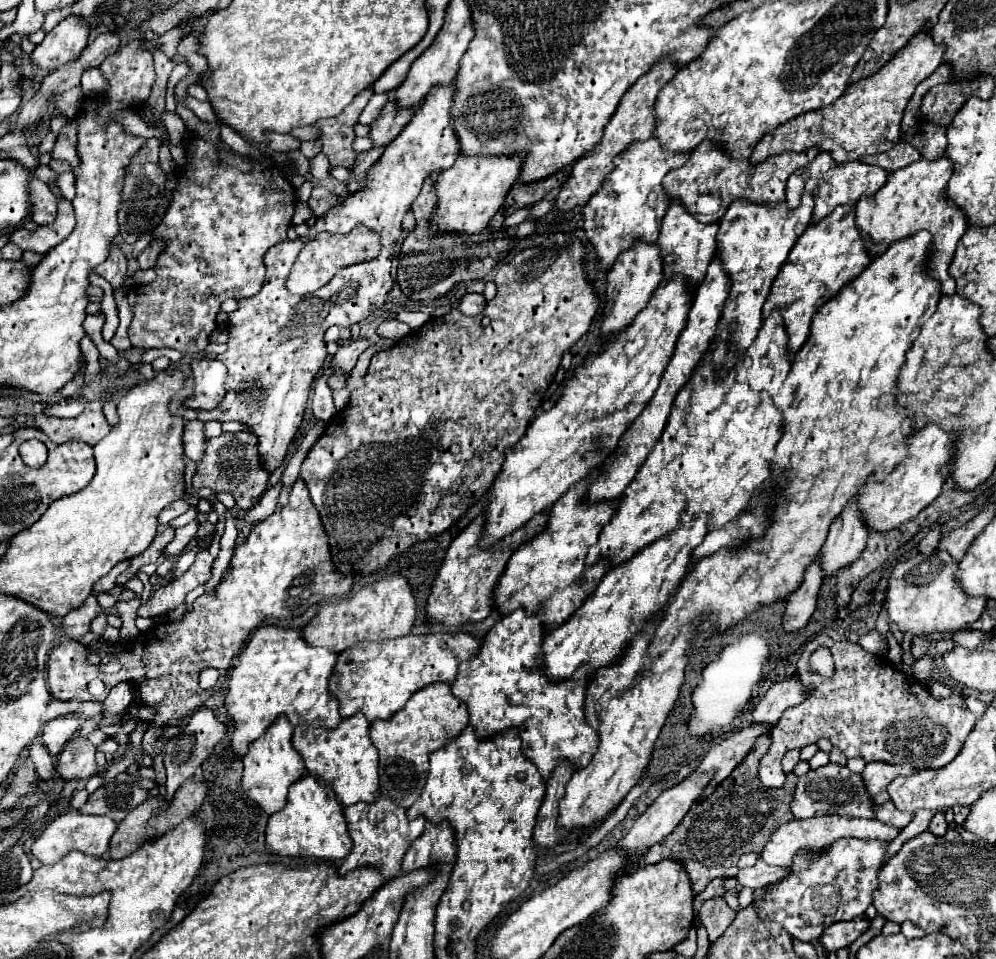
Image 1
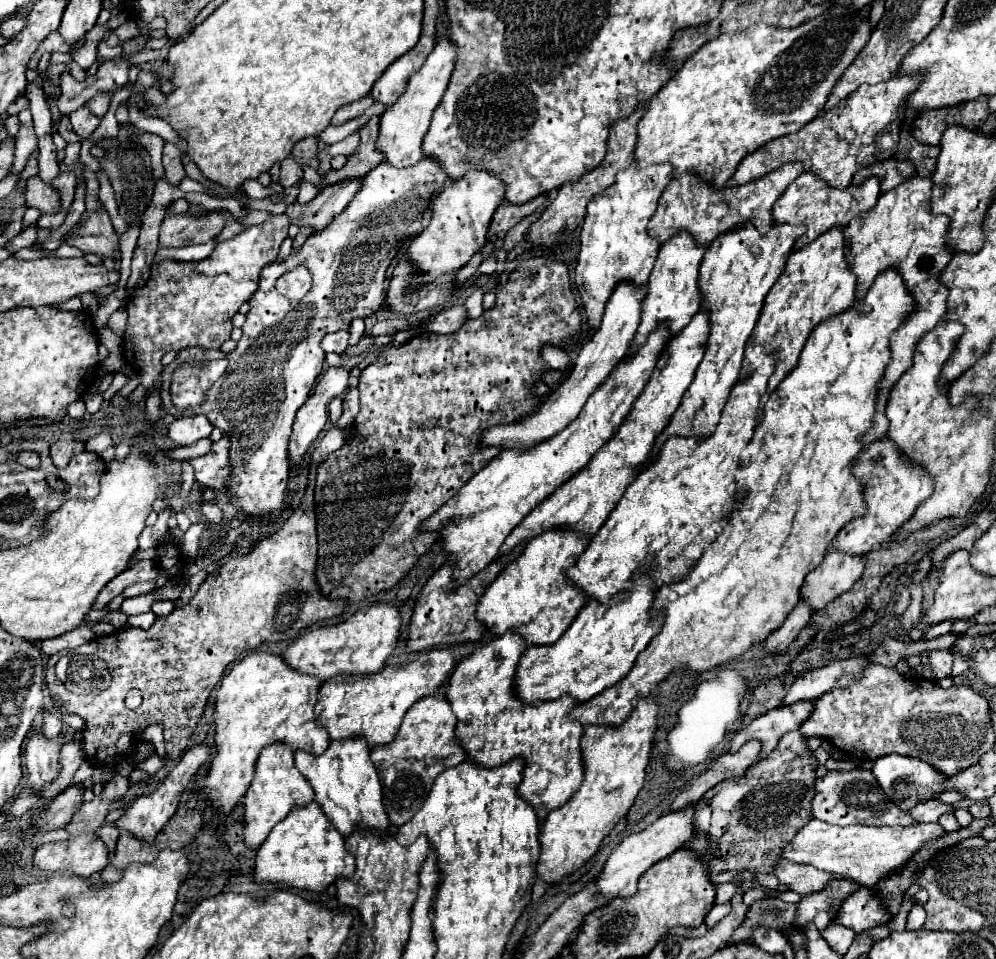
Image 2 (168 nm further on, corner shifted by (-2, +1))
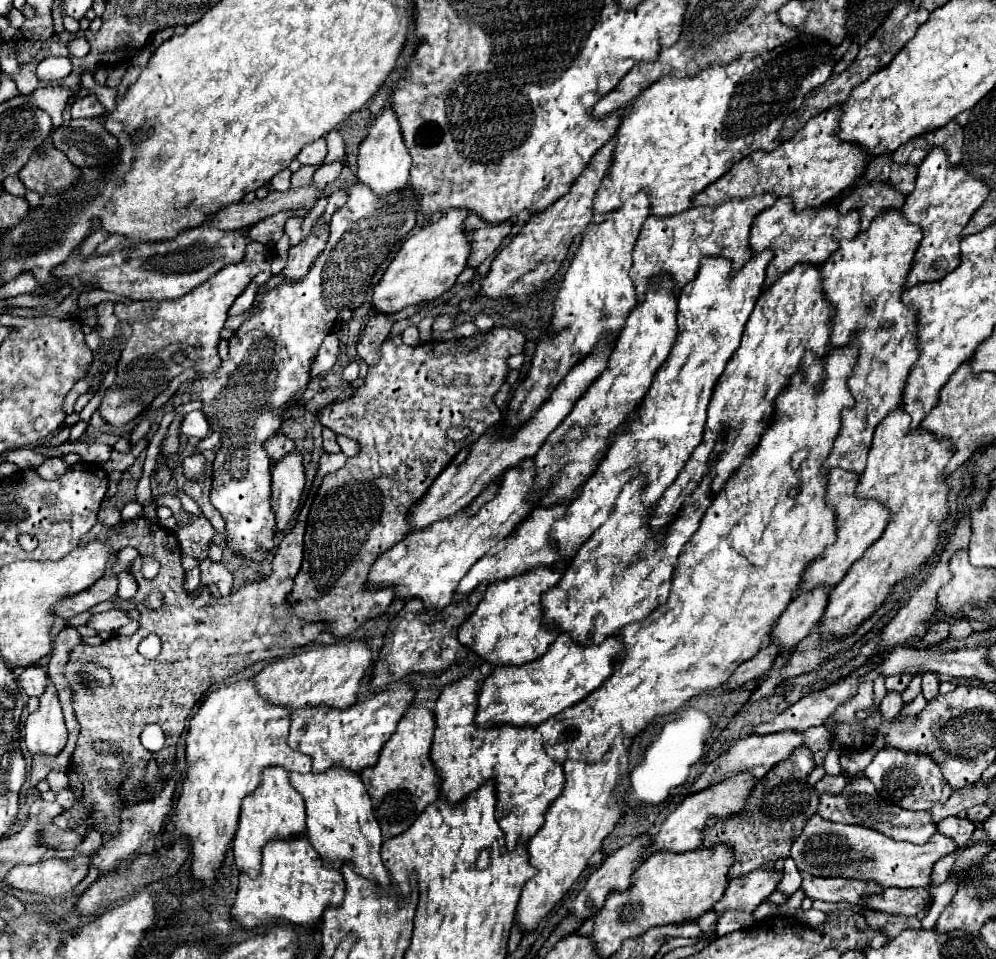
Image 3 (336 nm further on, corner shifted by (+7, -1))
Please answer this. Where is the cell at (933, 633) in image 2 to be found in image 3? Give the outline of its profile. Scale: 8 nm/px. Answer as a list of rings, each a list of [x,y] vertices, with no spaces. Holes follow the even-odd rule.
[[[965,618],[956,620],[953,625],[951,625],[950,631],[954,638],[966,638],[974,632],[970,622]]]

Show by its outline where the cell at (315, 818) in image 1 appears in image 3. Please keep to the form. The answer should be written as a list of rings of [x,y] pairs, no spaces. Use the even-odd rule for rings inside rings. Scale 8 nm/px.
[[[299,836],[289,842],[275,840],[263,848],[263,868],[259,876],[255,880],[249,876],[239,878],[239,890],[231,910],[231,920],[245,930],[277,922],[317,926],[327,908],[343,902],[343,892],[345,880],[341,872],[323,866],[307,836]]]

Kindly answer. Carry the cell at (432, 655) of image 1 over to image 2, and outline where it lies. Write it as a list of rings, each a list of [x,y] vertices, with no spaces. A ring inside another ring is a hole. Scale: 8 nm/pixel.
[[[450,648],[422,650],[406,666],[386,666],[374,674],[338,674],[326,680],[318,694],[316,720],[320,720],[332,740],[366,736],[370,746],[392,742],[406,710],[424,696],[438,692],[442,682],[452,674],[456,658]]]

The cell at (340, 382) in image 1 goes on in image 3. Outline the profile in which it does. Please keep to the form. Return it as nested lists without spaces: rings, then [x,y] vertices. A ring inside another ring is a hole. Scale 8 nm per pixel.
[[[299,450],[279,460],[273,466],[271,476],[271,508],[275,512],[275,532],[285,532],[291,524],[291,518],[295,516],[305,486],[303,456],[299,454]]]

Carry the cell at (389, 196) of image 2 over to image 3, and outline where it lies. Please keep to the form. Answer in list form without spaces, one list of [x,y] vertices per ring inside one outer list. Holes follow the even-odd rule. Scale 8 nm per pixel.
[[[363,184],[349,186],[347,204],[333,214],[331,218],[331,234],[325,250],[319,254],[309,274],[299,282],[281,282],[271,292],[263,292],[263,286],[257,290],[255,308],[257,312],[241,324],[237,336],[229,340],[229,358],[219,364],[219,368],[207,376],[199,376],[191,390],[193,398],[203,402],[203,412],[209,420],[211,430],[221,434],[221,450],[213,462],[213,488],[211,488],[211,504],[219,510],[227,526],[227,548],[251,562],[263,562],[273,550],[273,534],[275,534],[275,516],[269,504],[271,498],[271,462],[263,448],[265,440],[281,430],[281,408],[287,400],[291,400],[297,392],[305,390],[311,378],[311,364],[317,356],[317,350],[323,338],[333,332],[335,318],[343,308],[355,310],[365,298],[367,290],[373,286],[373,278],[379,266],[389,258],[393,248],[415,228],[417,216],[417,200],[405,190],[385,198],[377,198]]]

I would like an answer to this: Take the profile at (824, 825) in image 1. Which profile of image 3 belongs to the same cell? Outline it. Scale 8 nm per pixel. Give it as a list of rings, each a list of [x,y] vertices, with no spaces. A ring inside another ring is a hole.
[[[811,816],[805,830],[801,832],[799,840],[793,842],[791,858],[795,860],[801,872],[809,872],[813,876],[823,878],[857,878],[857,880],[875,880],[883,888],[917,888],[917,886],[931,886],[931,872],[933,864],[953,854],[959,846],[943,836],[935,834],[923,846],[911,842],[895,842],[893,838],[879,834],[877,830],[855,826],[855,824],[837,824],[823,820],[821,816]]]

